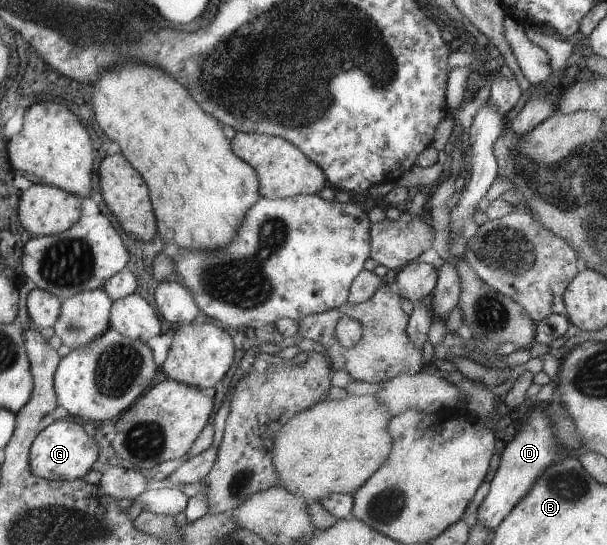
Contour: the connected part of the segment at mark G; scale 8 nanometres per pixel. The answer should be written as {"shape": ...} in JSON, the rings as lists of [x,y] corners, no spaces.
{"shape":[[[73,420],[56,421],[49,428],[45,428],[33,442],[33,474],[37,474],[39,478],[76,481],[93,468],[97,458],[99,458],[99,446],[90,426],[83,426]]]}

